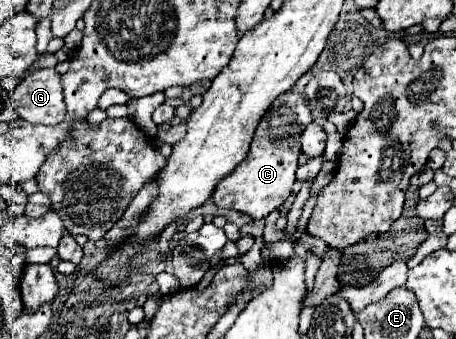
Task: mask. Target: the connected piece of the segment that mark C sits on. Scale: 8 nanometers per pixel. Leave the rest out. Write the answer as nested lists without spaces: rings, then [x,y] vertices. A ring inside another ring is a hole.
[[[287,91],[279,95],[267,113],[263,115],[251,149],[247,157],[237,165],[237,169],[219,183],[219,187],[213,193],[213,201],[217,207],[223,209],[235,209],[241,213],[251,215],[253,219],[263,219],[271,211],[279,209],[283,201],[291,195],[291,187],[295,183],[295,171],[297,171],[297,159],[301,155],[301,145],[299,137],[303,129],[313,121],[313,115],[307,111],[307,99],[301,93]],[[297,109],[303,109],[301,113]]]

